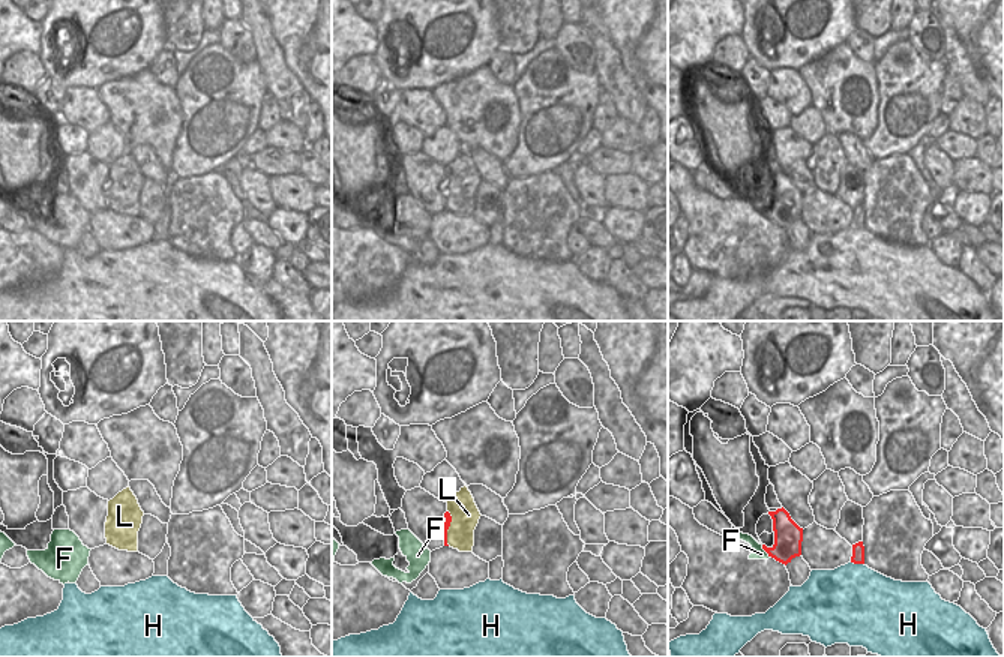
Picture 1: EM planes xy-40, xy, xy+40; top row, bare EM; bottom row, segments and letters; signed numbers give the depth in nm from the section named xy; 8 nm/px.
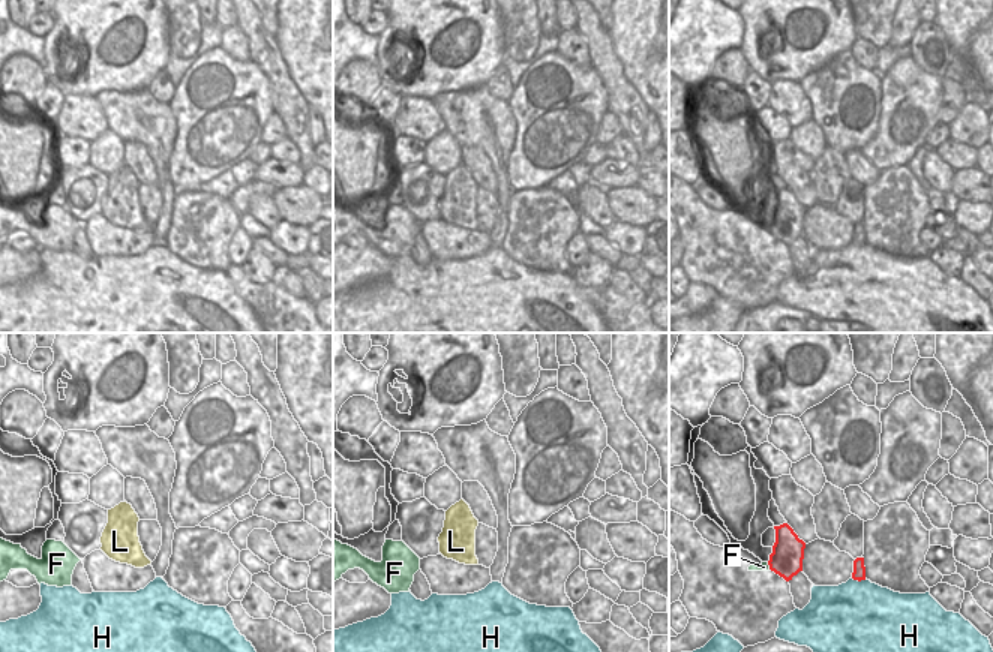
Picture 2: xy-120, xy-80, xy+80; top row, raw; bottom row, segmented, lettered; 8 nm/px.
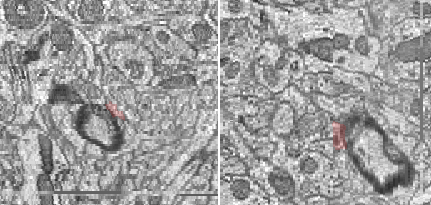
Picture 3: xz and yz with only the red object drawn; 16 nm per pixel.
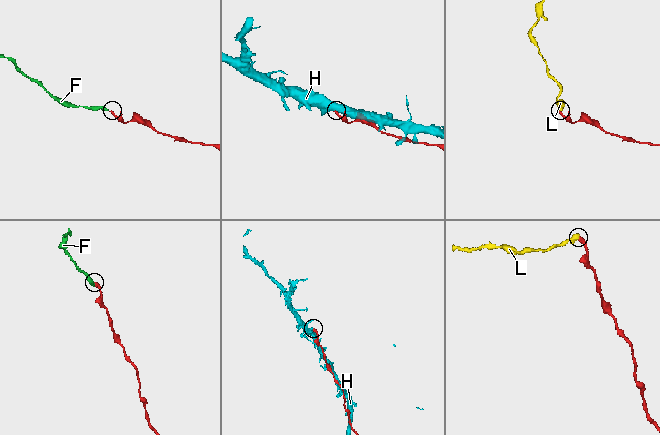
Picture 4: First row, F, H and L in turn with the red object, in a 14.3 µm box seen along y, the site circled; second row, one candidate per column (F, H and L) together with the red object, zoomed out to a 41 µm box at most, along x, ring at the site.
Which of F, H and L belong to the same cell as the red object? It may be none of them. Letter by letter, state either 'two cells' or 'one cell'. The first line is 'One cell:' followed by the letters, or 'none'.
One cell: F
F: one cell
H: two cells
L: two cells

